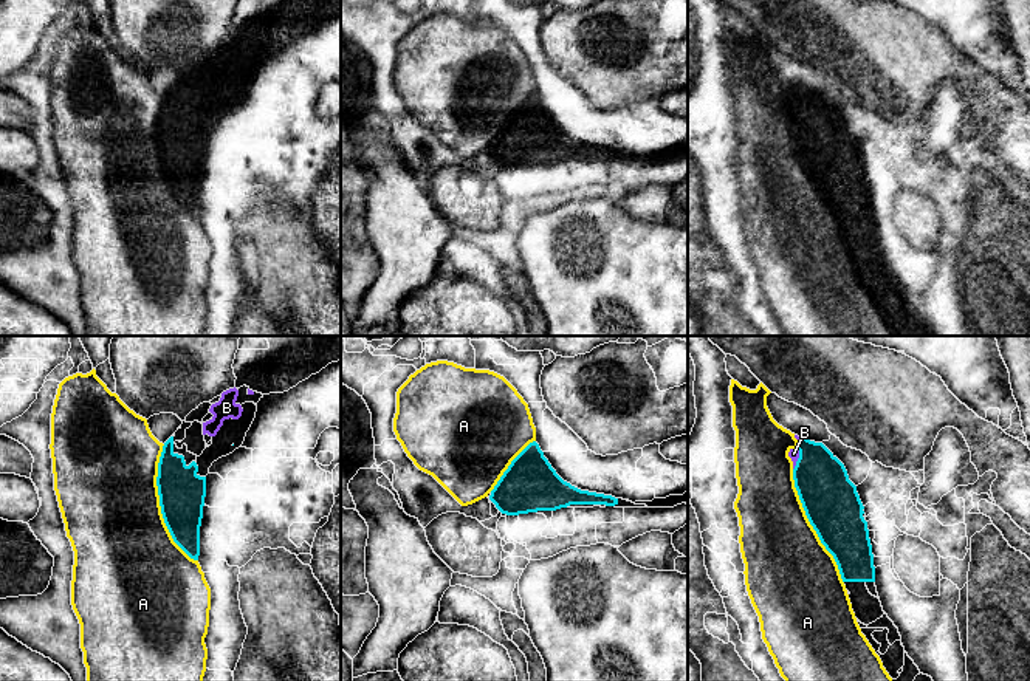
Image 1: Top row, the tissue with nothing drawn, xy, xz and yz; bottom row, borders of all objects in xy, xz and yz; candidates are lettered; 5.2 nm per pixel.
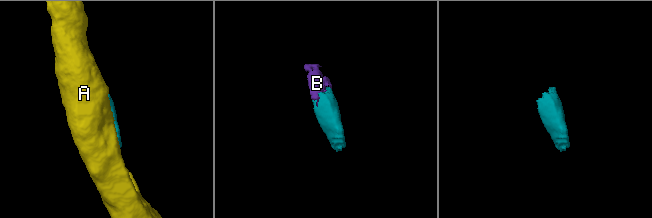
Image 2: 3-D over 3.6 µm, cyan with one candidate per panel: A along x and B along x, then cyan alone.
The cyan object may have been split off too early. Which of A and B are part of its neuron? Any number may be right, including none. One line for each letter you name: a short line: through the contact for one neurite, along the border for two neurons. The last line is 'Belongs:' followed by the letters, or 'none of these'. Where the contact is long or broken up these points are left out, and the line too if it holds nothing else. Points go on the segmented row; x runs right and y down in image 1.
B: line yz (827, 496), (823, 485), (798, 460), (793, 454)
Belongs: B

